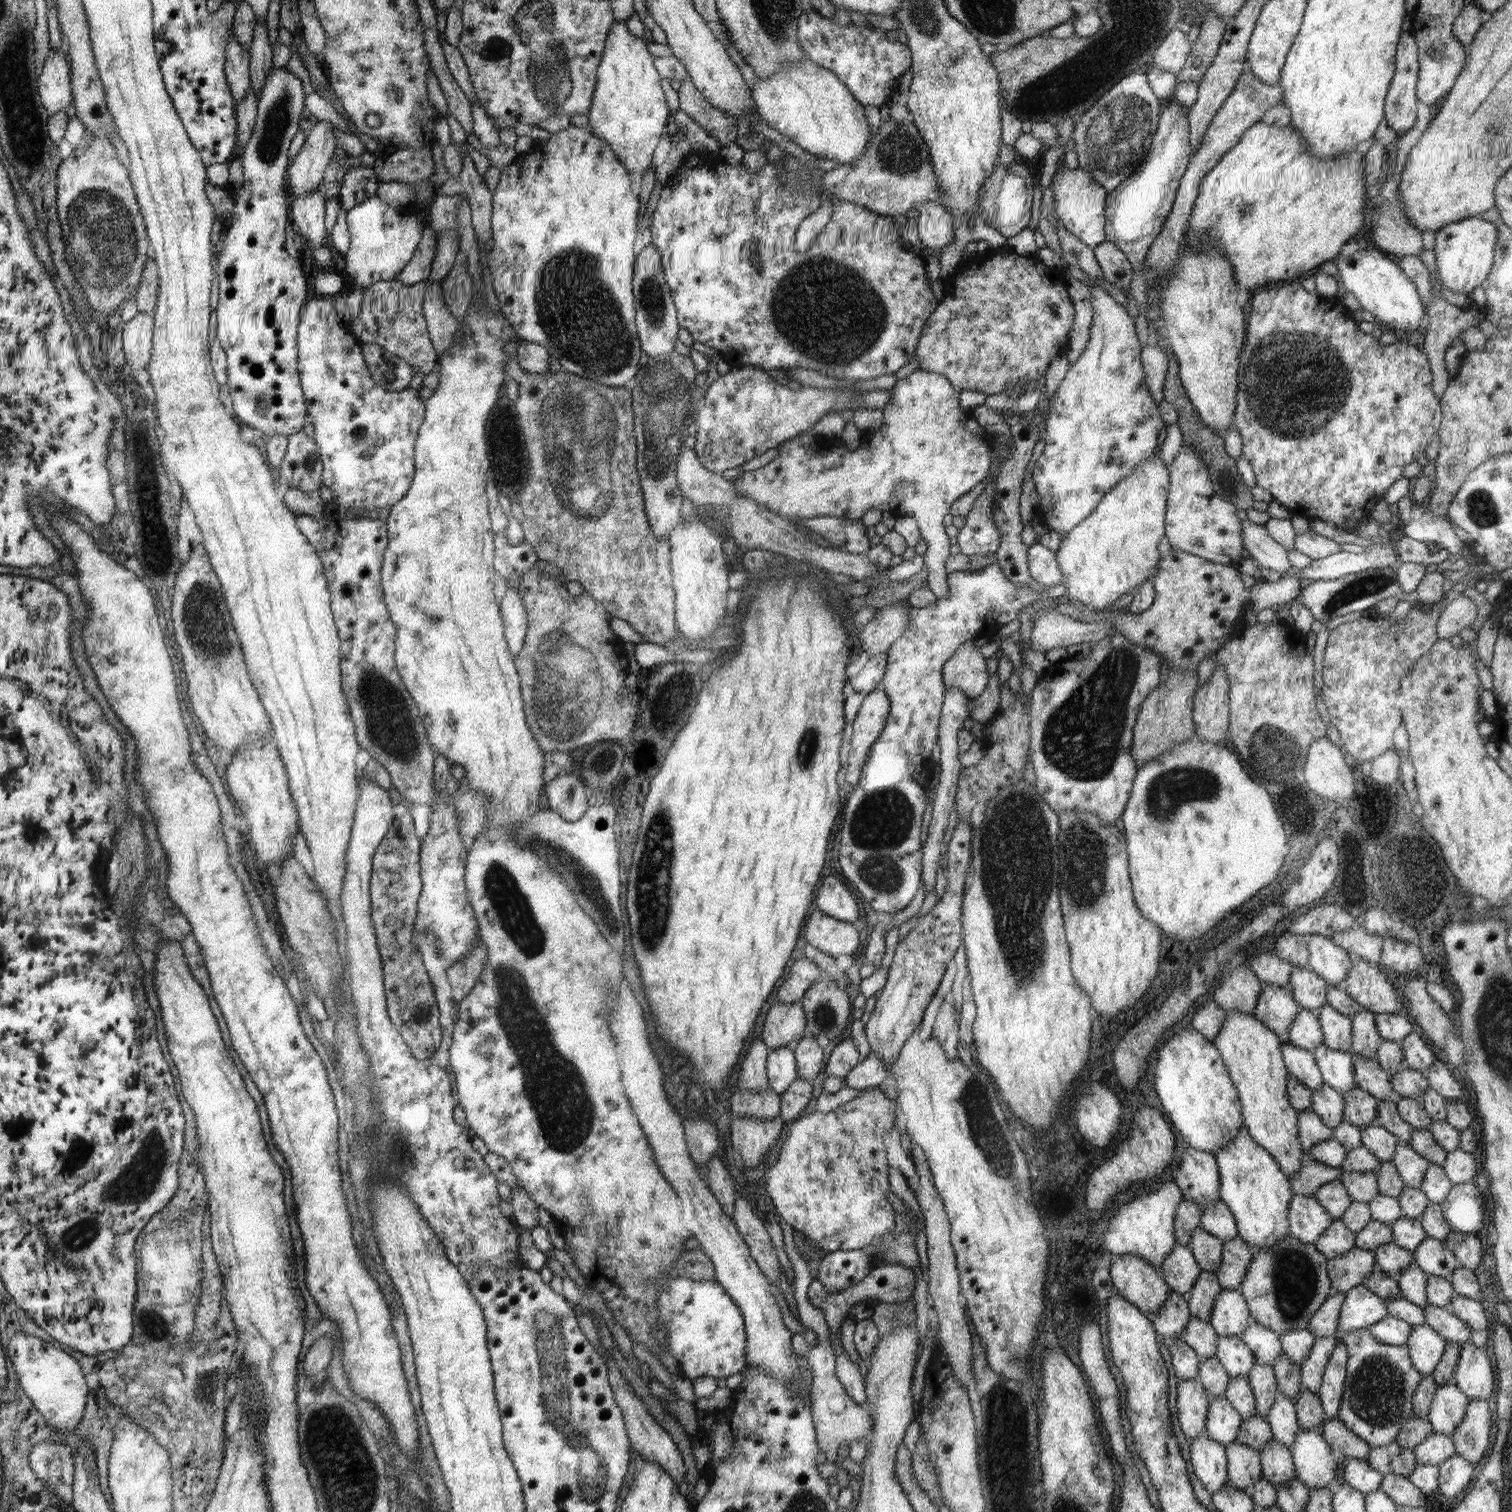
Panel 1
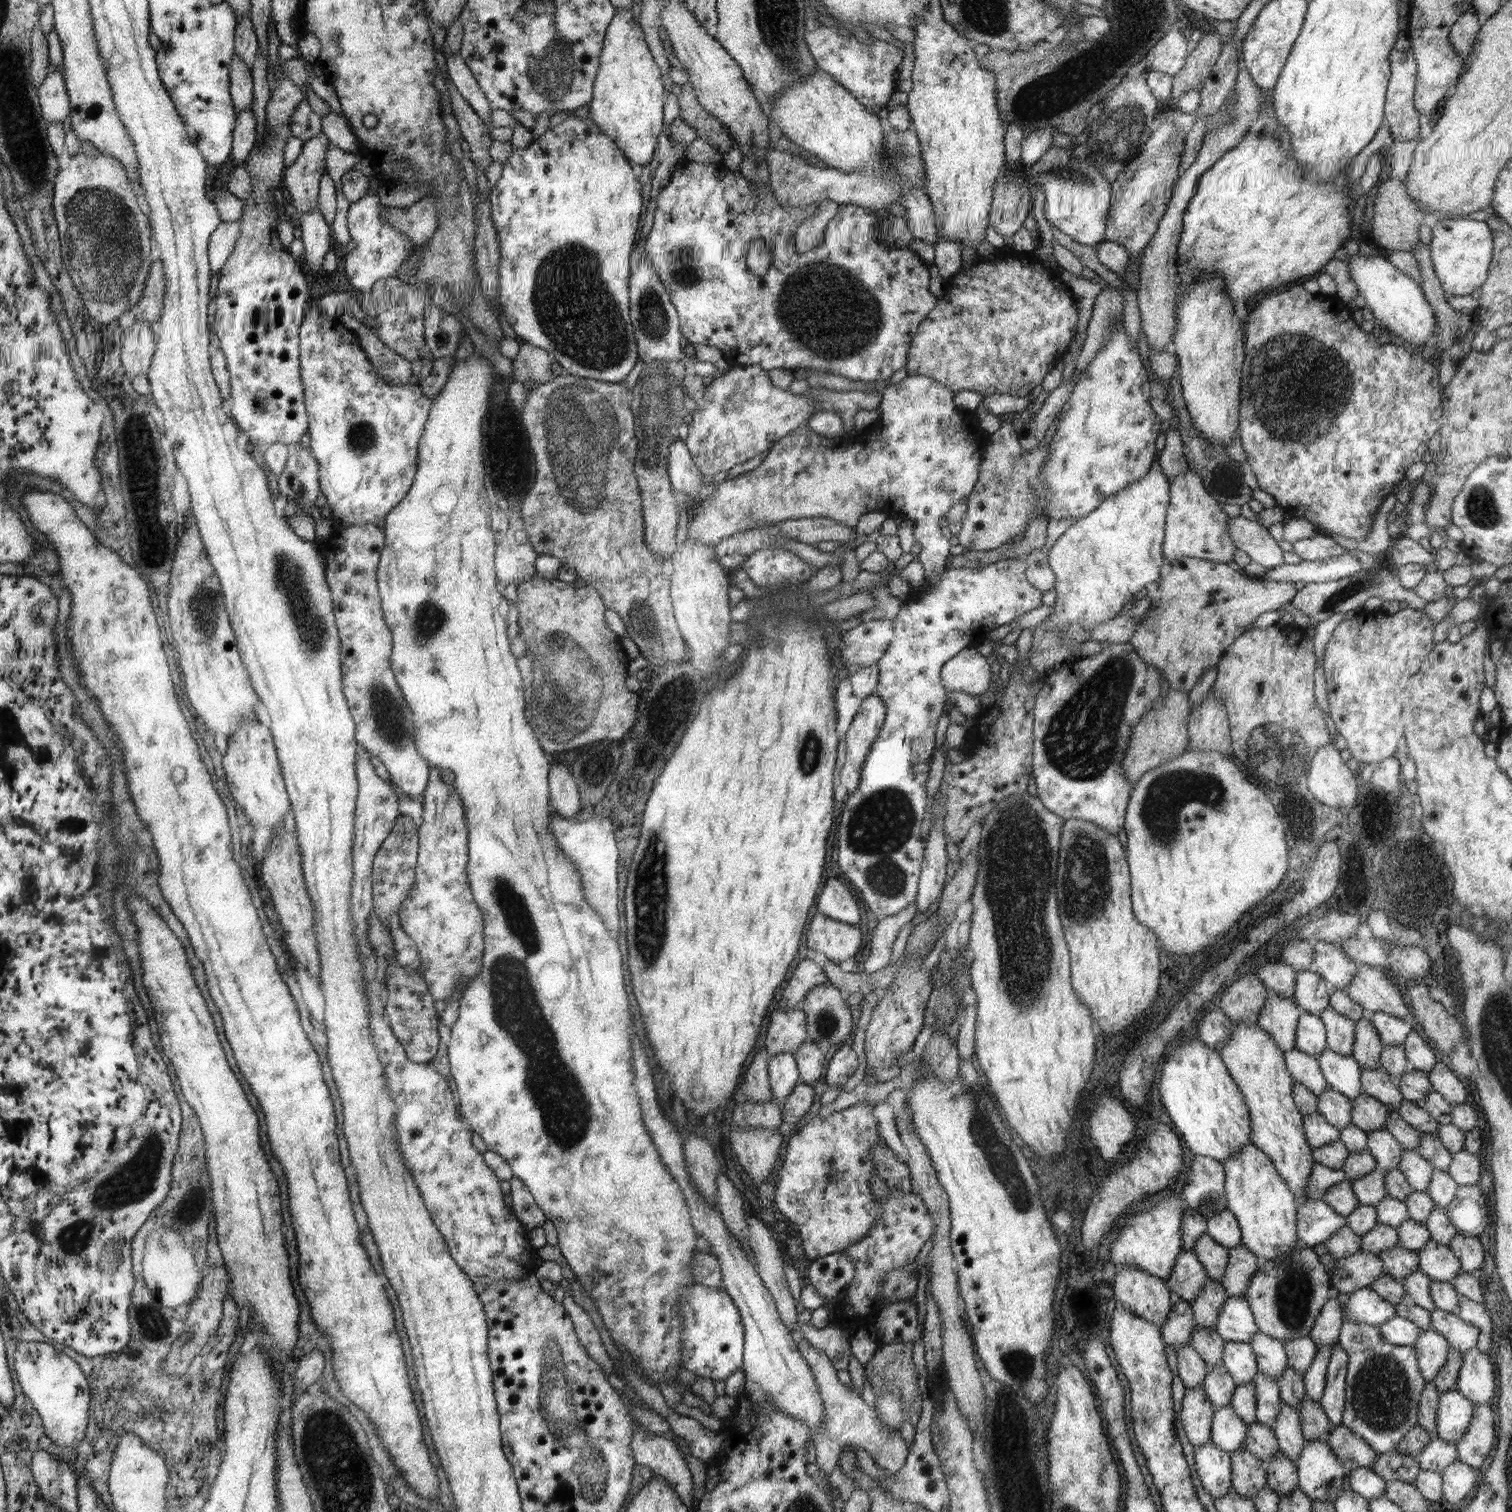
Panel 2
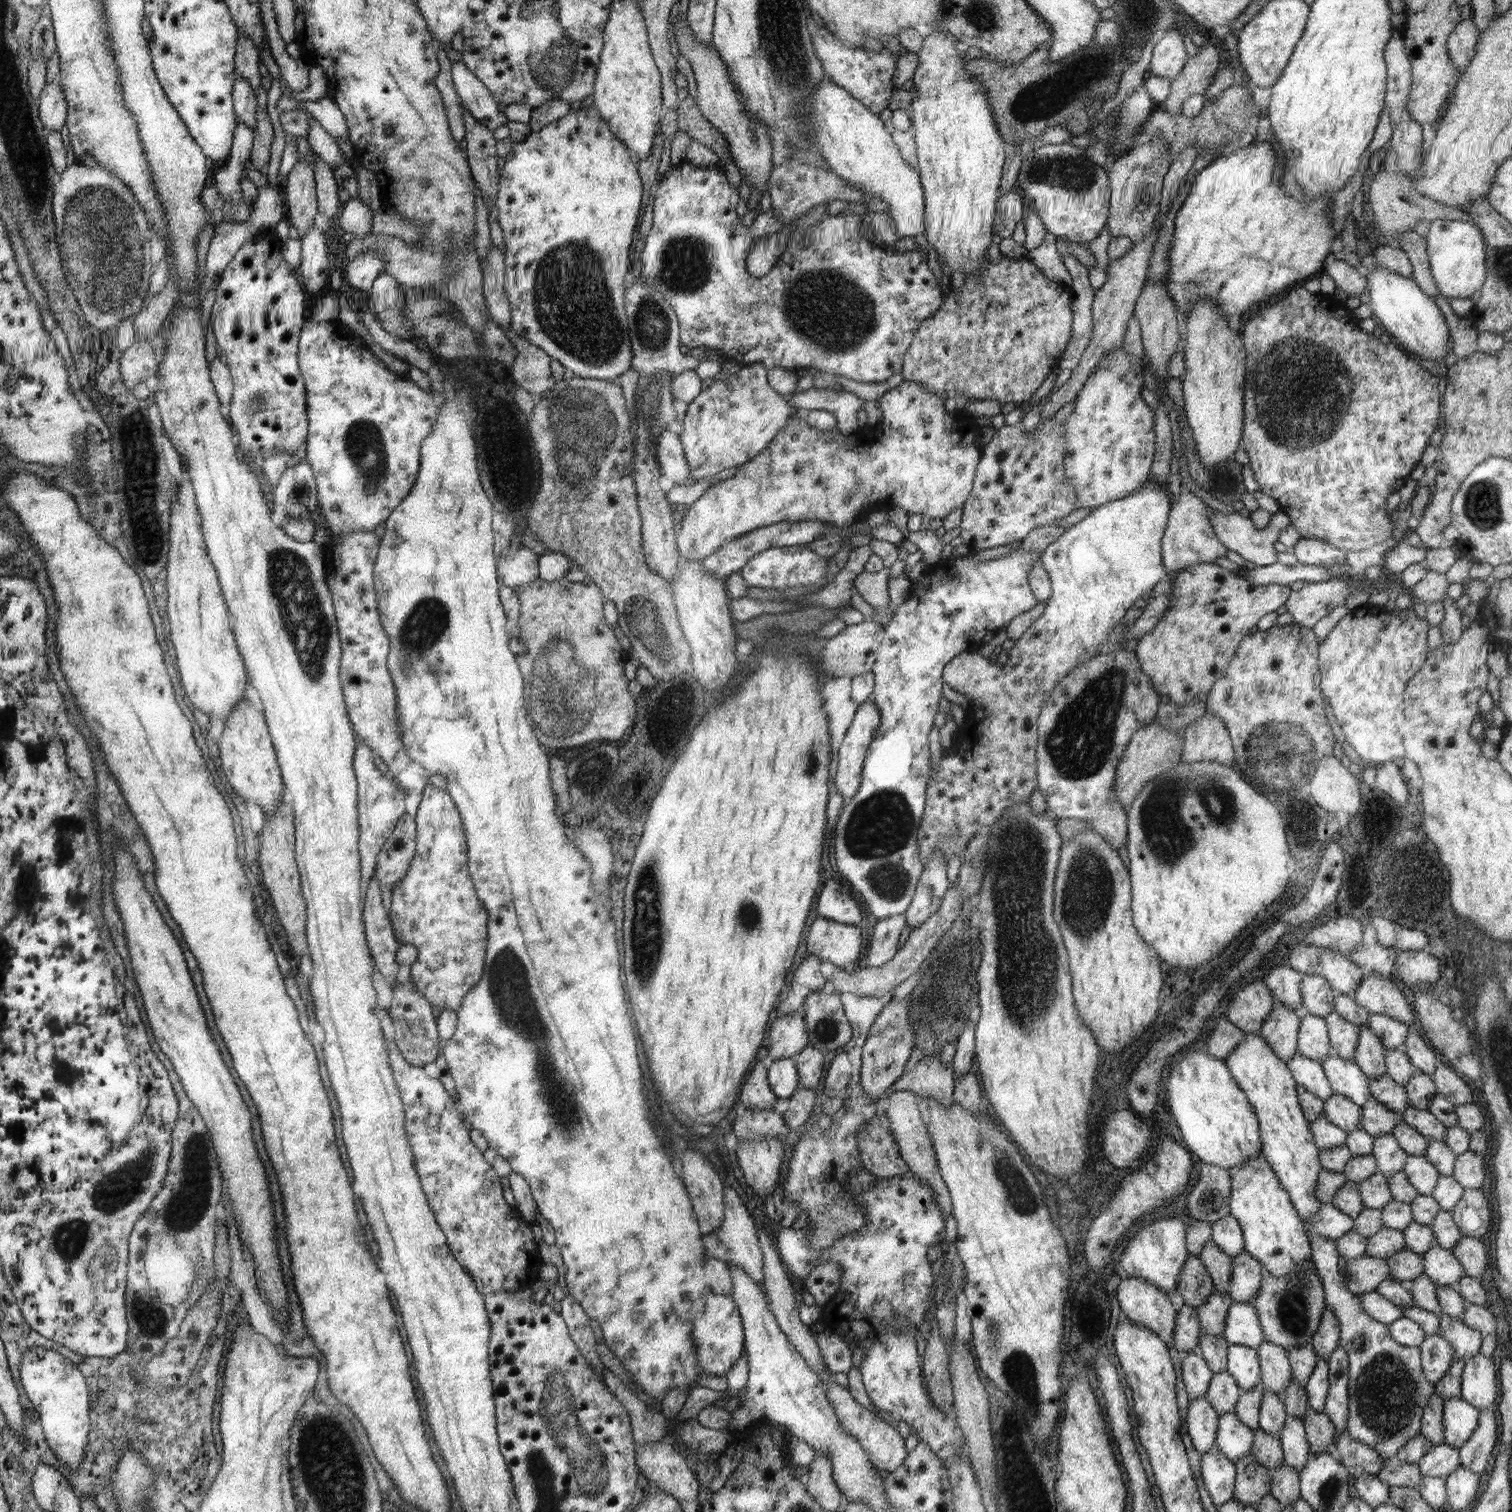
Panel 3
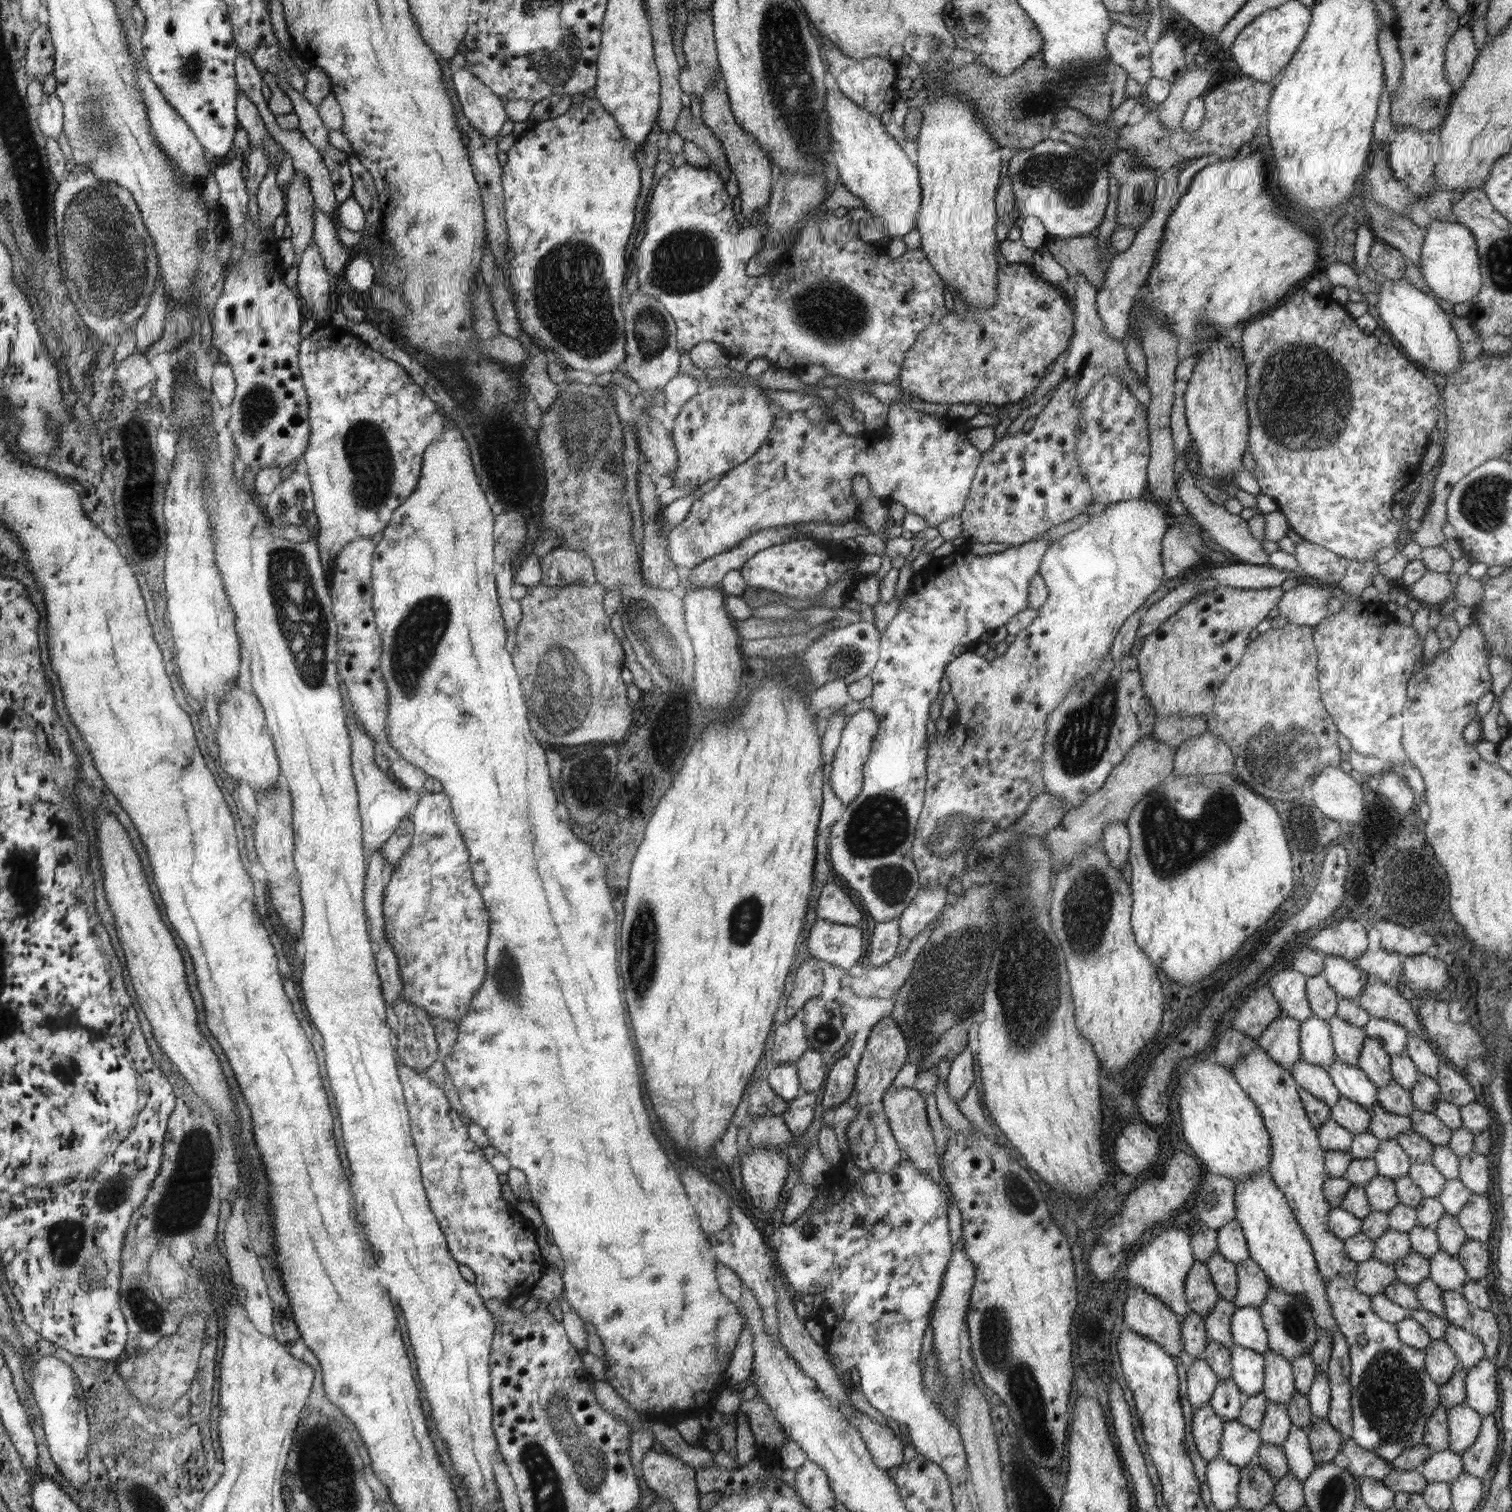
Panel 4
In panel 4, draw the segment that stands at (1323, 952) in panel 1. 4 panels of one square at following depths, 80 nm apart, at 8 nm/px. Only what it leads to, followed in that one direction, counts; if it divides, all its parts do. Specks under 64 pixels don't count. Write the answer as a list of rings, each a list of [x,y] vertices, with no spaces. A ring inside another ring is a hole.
[[[1324,956],[1322,975],[1339,997],[1358,1000],[1364,992],[1370,977],[1359,970],[1356,963],[1349,962],[1340,956]]]

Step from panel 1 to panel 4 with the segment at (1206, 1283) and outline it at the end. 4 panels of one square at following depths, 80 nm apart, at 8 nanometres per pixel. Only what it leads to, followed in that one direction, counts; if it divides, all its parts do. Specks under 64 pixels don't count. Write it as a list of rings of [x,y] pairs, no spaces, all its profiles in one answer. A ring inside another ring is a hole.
[[[1221,1298],[1213,1311],[1204,1316],[1207,1337],[1219,1342],[1229,1351],[1235,1345],[1231,1331],[1231,1318],[1235,1307],[1232,1301]]]

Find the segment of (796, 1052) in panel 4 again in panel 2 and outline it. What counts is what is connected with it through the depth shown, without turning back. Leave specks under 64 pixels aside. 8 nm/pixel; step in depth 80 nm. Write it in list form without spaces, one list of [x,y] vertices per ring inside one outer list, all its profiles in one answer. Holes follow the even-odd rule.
[[[775,1009],[771,1014],[771,1024],[766,1030],[764,1046],[770,1056],[783,1052],[795,1053],[808,1042],[807,1013],[801,1010]]]

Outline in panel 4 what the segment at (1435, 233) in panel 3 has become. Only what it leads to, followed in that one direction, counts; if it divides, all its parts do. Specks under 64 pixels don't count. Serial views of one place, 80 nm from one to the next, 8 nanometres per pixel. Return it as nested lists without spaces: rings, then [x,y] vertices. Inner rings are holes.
[[[1432,220],[1425,231],[1419,270],[1429,293],[1450,304],[1469,302],[1481,289],[1481,270],[1474,235],[1462,224]]]

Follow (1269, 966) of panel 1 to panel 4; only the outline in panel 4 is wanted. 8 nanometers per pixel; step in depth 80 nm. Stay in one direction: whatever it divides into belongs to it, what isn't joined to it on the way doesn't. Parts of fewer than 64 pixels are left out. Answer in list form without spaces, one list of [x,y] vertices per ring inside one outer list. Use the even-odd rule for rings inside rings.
[[[1285,968],[1272,976],[1269,981],[1269,987],[1283,1014],[1291,1016],[1300,1023],[1314,1016],[1308,1002],[1306,979],[1304,974],[1291,968]]]

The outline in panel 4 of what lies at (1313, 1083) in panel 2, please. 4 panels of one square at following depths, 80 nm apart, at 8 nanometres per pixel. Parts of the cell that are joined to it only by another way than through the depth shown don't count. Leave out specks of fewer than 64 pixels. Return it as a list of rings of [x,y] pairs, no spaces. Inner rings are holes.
[[[1301,1059],[1294,1065],[1292,1076],[1298,1083],[1298,1088],[1304,1088],[1306,1092],[1329,1107],[1334,1106],[1341,1097],[1328,1071],[1321,1066],[1310,1064]]]

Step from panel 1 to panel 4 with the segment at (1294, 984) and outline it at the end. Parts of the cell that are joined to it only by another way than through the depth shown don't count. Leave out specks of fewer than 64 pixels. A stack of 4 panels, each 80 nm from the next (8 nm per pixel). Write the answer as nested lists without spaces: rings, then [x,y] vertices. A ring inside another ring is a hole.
[[[1321,974],[1306,979],[1308,1002],[1316,1018],[1330,1020],[1337,1011],[1338,994]]]

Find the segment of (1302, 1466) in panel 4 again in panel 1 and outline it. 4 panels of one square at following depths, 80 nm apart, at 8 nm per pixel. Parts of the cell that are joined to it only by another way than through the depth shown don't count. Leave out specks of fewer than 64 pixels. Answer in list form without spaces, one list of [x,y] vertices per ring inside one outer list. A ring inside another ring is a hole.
[[[1278,1392],[1276,1401],[1267,1412],[1266,1421],[1271,1427],[1273,1440],[1291,1448],[1298,1431],[1301,1430],[1297,1422],[1294,1400]]]

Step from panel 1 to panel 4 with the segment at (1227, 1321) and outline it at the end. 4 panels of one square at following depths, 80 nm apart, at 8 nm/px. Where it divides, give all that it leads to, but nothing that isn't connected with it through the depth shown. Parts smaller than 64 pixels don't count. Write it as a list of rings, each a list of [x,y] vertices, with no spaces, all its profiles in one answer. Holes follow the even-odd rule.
[[[1235,1307],[1231,1318],[1232,1338],[1236,1345],[1258,1354],[1269,1349],[1268,1336],[1261,1312],[1253,1307]]]

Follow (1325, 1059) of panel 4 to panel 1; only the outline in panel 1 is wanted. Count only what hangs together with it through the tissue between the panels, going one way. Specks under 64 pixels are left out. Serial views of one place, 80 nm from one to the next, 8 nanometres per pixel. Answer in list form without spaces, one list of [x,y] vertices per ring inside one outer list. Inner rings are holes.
[[[1300,1008],[1290,1031],[1288,1042],[1296,1048],[1314,1051],[1324,1043],[1324,1034],[1315,1012]]]

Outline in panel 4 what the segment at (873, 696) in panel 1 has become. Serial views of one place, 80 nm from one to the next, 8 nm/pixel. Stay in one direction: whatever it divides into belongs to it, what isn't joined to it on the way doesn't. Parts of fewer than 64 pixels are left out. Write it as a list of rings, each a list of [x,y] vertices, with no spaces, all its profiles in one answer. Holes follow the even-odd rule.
[[[863,708],[856,714],[849,715],[845,729],[841,734],[841,739],[836,749],[829,771],[831,789],[839,799],[848,806],[856,800],[863,790],[863,766],[871,754],[872,743],[879,732],[878,716],[872,709]]]

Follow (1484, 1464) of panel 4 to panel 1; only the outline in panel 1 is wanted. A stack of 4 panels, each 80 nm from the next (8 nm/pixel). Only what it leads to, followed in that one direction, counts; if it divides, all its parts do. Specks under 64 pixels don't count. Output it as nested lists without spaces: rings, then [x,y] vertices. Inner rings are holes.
[[[1468,1400],[1462,1423],[1452,1435],[1456,1454],[1476,1465],[1490,1446],[1492,1432],[1492,1412],[1487,1400]]]

